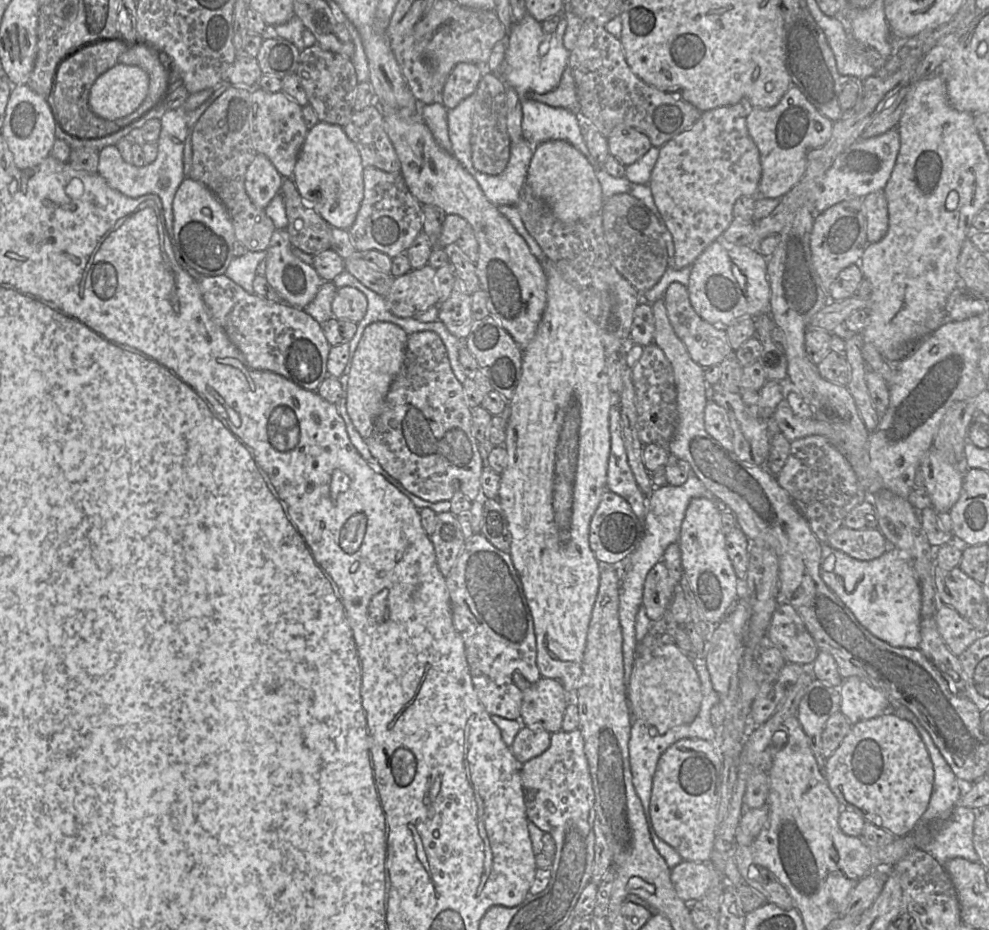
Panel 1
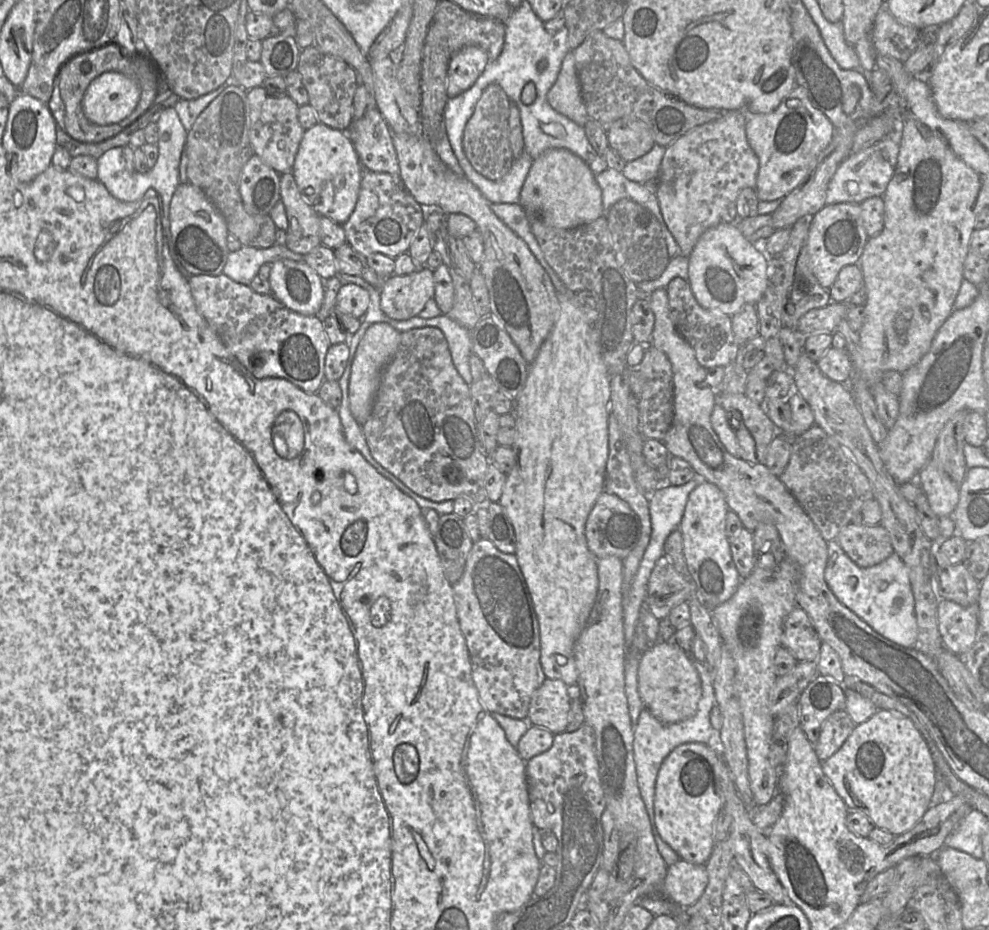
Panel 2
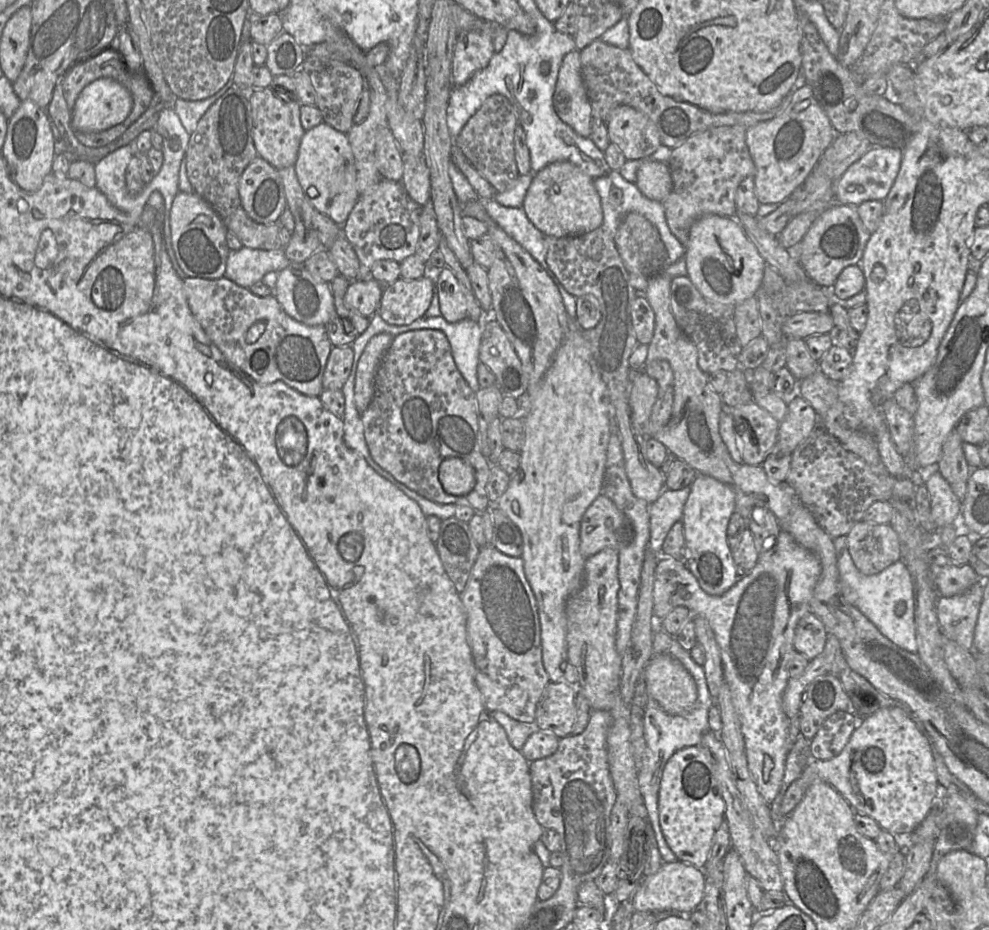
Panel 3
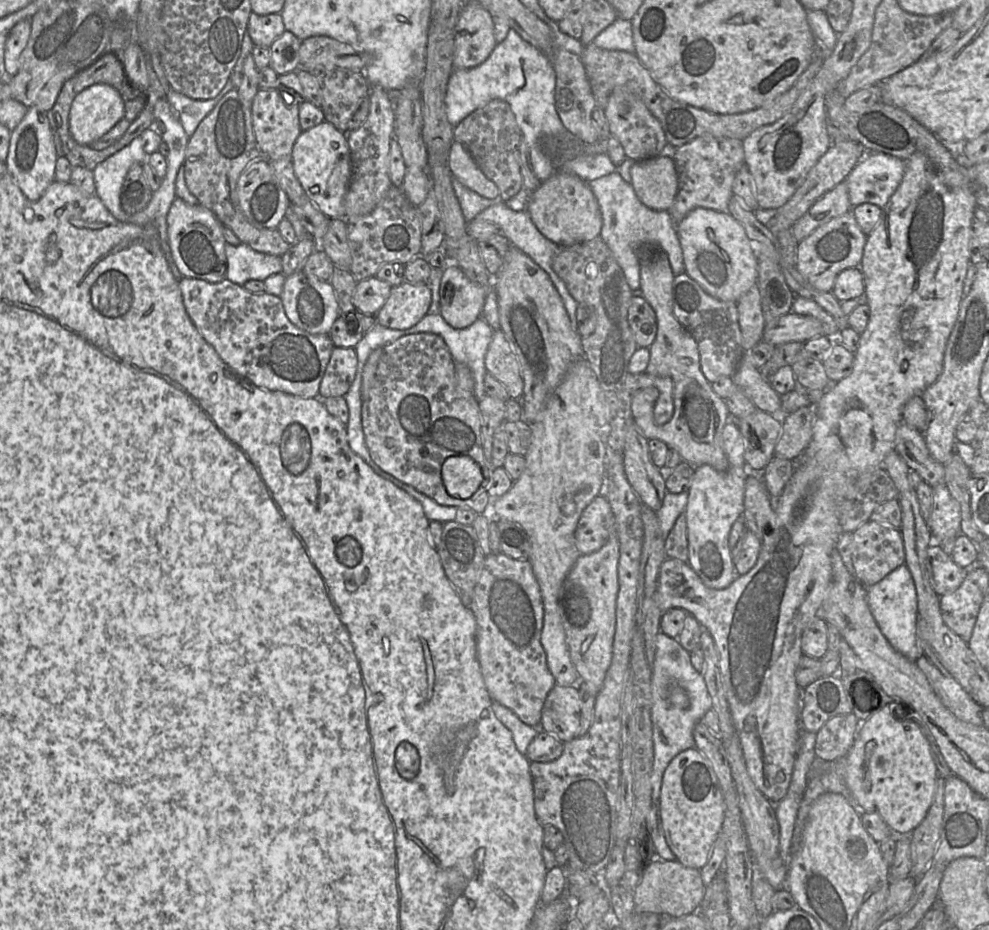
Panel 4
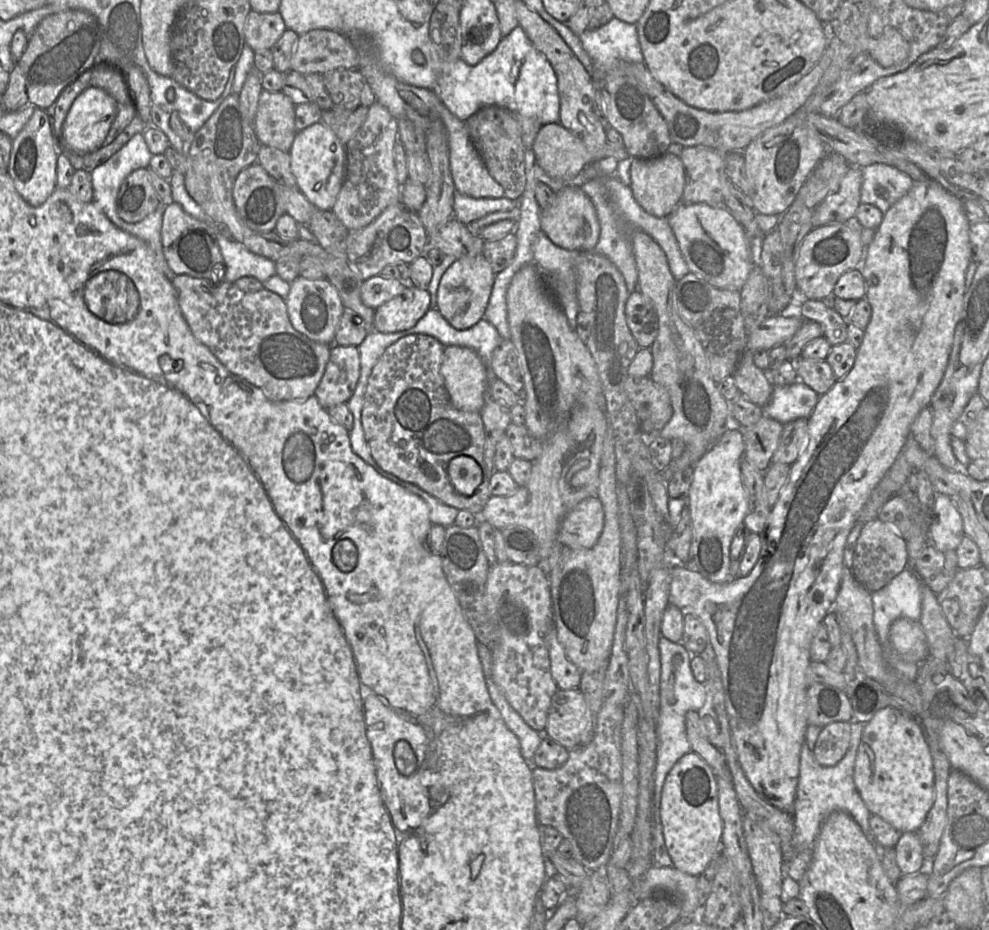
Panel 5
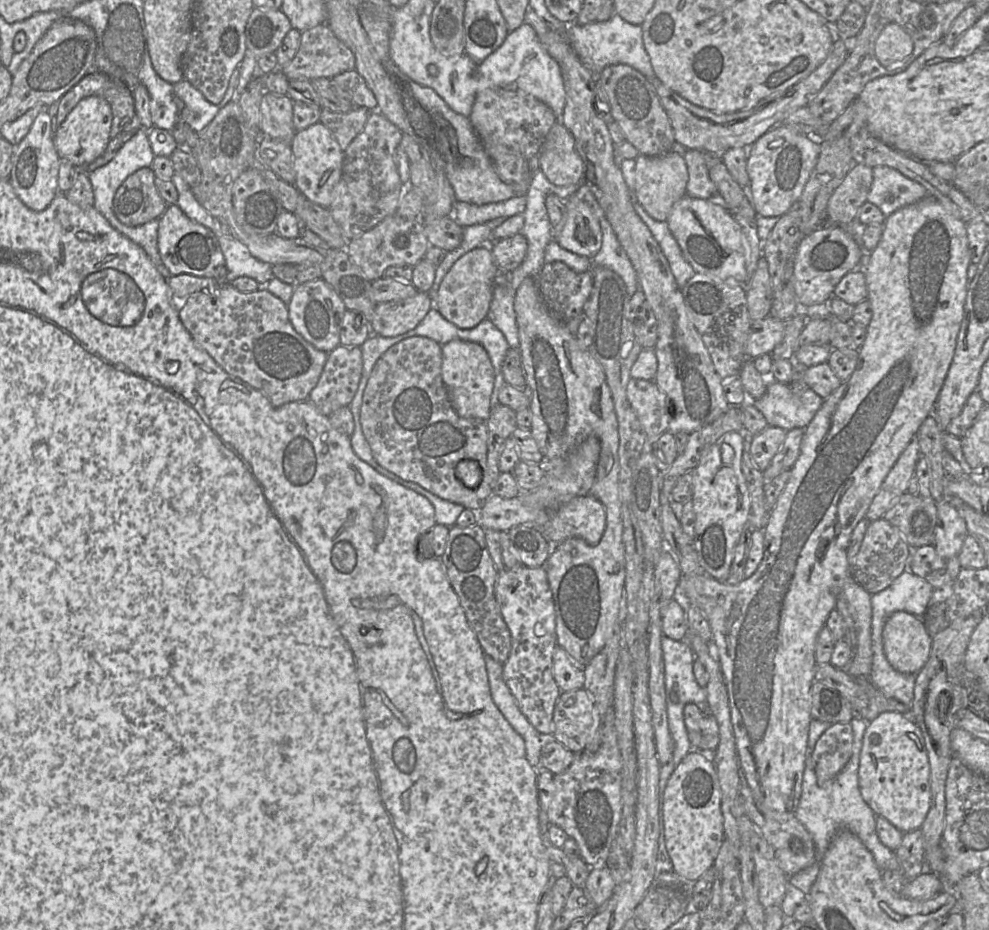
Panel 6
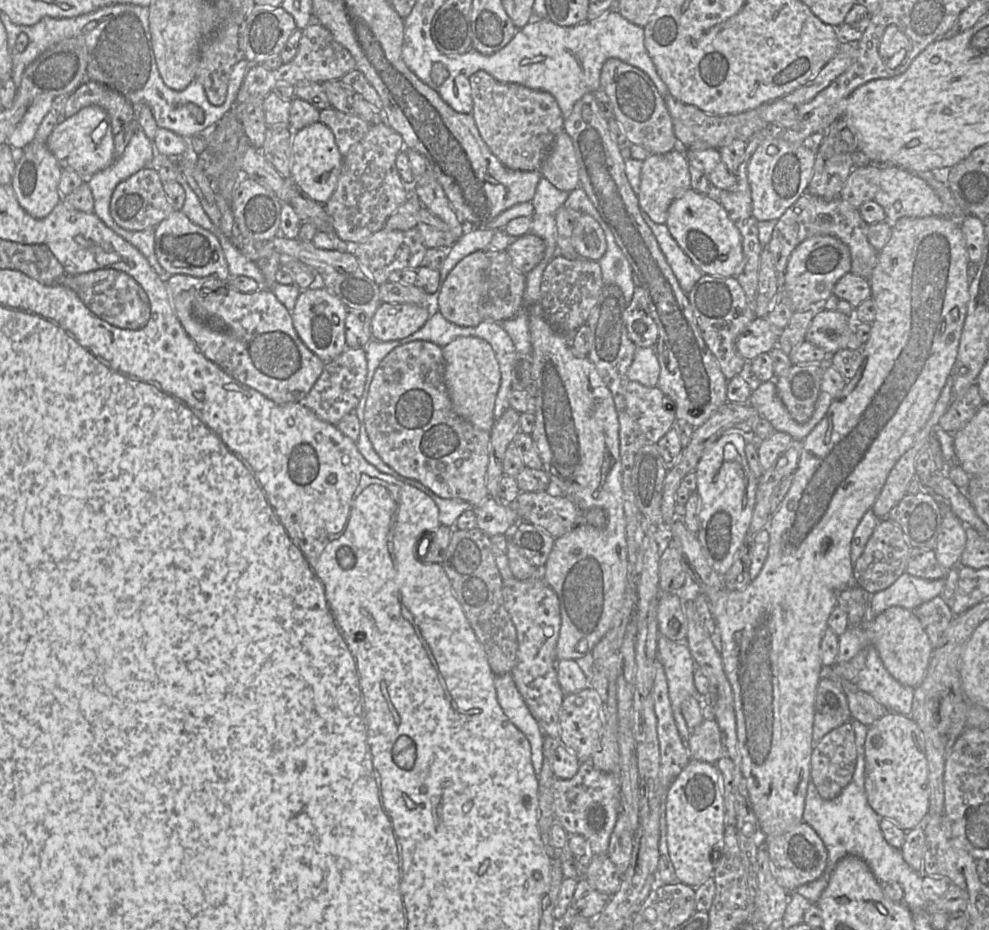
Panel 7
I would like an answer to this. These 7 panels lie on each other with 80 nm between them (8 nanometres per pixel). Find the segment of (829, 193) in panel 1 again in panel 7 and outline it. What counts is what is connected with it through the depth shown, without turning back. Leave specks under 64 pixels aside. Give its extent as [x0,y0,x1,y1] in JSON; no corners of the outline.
[874,166,950,223]

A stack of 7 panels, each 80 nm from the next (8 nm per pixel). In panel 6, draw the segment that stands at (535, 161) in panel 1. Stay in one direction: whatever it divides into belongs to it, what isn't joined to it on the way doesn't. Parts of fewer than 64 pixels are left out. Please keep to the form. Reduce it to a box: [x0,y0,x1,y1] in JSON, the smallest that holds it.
[553,195,602,257]

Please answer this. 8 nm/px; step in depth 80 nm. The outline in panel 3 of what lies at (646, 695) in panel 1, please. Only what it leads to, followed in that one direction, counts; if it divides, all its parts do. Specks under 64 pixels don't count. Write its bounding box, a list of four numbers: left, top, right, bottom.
[643,654,697,714]

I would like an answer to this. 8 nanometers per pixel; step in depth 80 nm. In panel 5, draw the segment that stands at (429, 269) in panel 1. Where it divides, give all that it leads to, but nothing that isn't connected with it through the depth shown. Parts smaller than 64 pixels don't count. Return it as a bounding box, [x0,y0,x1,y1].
[373,285,430,333]

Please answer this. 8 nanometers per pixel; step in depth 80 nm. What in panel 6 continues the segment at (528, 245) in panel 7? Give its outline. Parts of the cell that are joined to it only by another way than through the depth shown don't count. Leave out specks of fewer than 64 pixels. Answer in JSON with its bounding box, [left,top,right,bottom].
[489,233,528,273]

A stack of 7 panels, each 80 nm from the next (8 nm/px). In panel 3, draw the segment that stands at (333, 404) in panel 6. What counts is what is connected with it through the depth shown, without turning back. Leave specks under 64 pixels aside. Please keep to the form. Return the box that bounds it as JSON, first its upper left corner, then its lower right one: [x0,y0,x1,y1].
[323,345,353,390]

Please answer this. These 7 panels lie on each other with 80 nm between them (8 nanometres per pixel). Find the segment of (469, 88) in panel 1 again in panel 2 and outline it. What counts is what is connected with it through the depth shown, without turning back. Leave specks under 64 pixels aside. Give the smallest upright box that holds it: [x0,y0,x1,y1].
[447,45,489,99]

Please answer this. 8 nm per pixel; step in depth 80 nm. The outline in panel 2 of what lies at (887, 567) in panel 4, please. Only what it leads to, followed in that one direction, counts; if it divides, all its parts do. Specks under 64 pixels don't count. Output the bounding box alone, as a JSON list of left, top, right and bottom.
[836,525,893,567]

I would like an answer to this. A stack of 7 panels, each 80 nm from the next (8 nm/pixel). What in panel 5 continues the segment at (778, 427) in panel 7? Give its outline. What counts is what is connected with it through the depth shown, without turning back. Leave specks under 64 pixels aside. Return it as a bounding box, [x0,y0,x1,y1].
[763,380,819,424]

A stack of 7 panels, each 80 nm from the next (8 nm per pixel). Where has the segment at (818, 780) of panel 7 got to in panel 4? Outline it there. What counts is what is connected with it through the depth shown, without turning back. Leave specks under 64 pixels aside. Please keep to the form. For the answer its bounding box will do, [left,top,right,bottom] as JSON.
[816,713,859,762]

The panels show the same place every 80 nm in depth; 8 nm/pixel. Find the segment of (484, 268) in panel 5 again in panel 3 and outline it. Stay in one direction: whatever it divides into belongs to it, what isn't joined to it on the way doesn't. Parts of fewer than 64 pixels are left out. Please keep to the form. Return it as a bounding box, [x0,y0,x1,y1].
[435,266,467,323]

